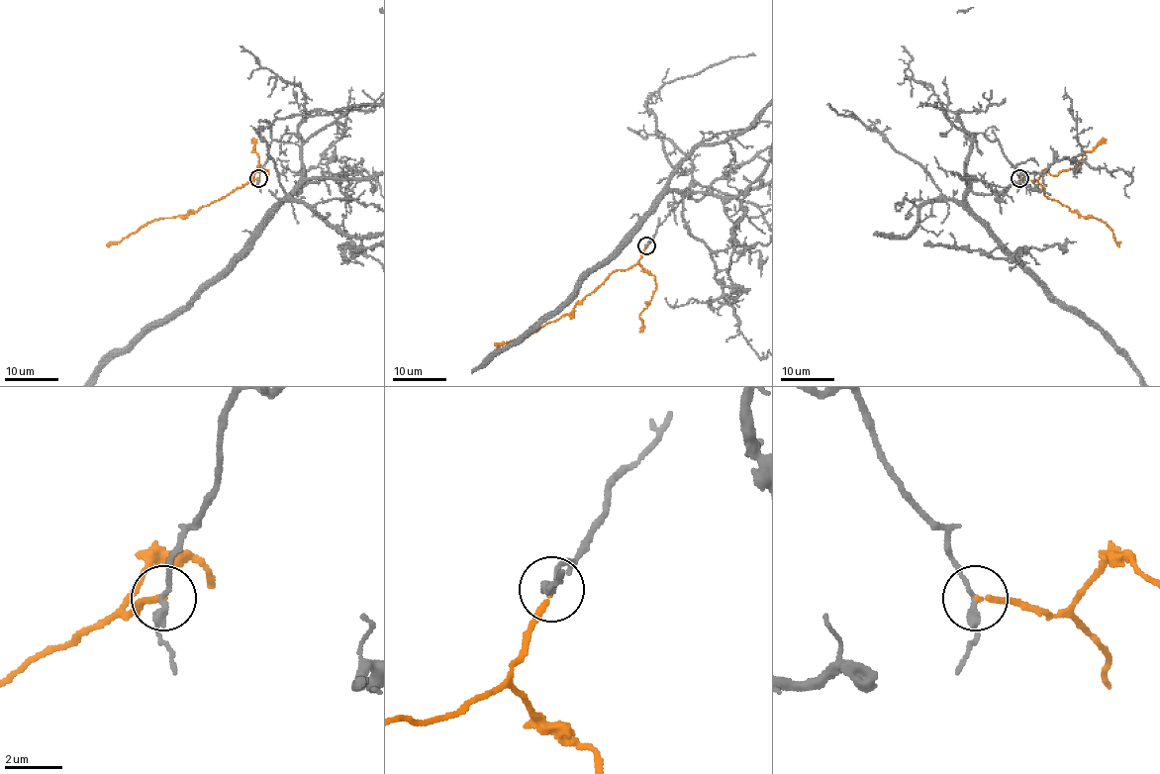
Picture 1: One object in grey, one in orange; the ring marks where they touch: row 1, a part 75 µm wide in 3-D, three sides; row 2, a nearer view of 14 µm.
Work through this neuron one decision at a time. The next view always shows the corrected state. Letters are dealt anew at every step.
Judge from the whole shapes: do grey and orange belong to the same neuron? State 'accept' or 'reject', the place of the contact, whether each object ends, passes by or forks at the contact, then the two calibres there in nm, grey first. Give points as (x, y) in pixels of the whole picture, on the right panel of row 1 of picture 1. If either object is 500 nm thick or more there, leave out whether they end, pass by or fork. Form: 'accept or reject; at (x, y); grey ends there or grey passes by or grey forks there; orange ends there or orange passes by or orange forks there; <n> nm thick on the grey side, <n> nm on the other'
reject; at (1019, 178); grey passes by; orange ends there; 240 nm thick on the grey side, 170 nm on the other

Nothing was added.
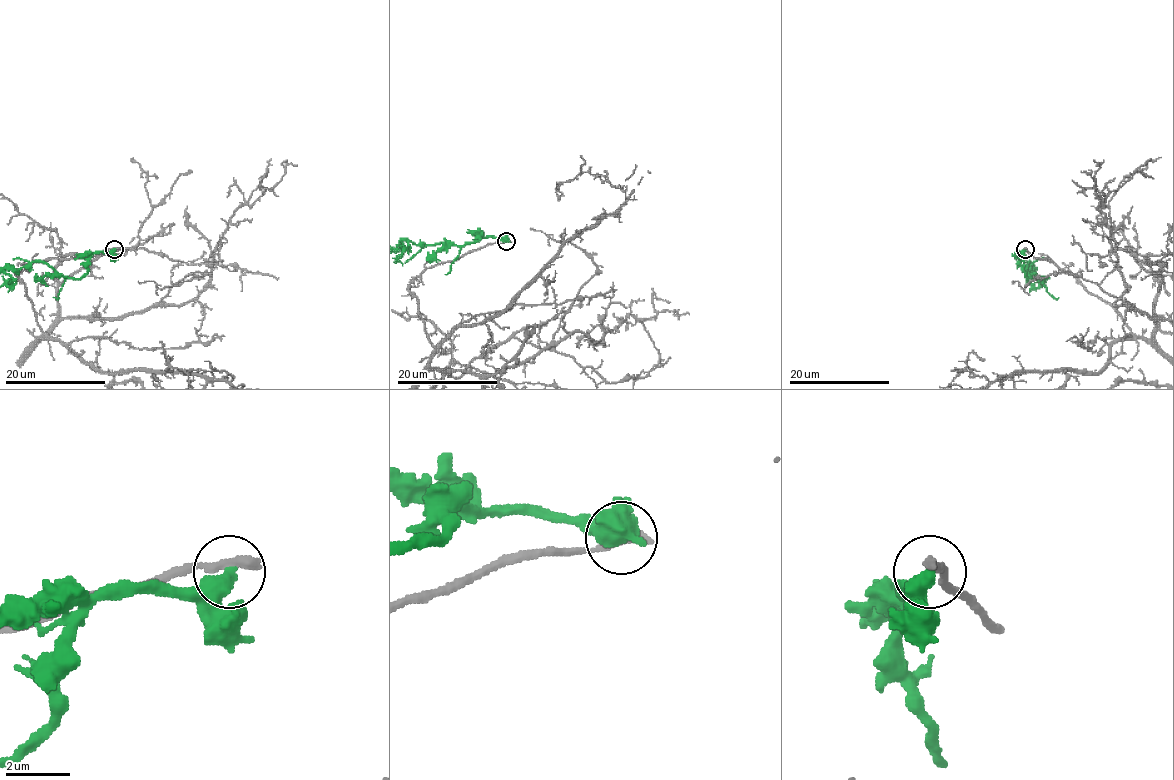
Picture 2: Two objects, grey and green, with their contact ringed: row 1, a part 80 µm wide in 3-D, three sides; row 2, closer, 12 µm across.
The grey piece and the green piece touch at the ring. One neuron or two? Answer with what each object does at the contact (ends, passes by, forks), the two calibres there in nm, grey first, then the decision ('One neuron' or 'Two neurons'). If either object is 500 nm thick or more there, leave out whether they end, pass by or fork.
Thickness 360 nm (grey) against 550 nm. Two neurons

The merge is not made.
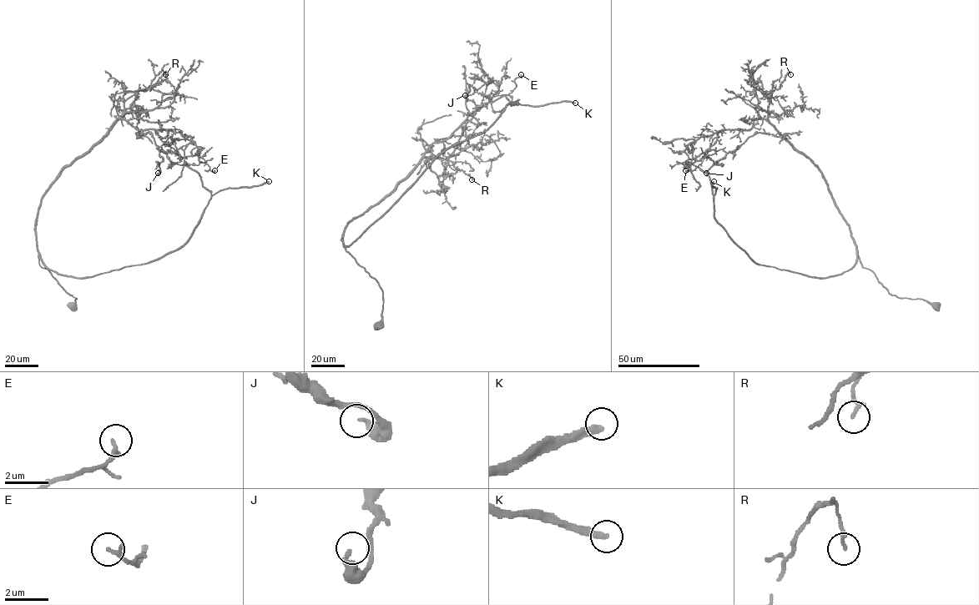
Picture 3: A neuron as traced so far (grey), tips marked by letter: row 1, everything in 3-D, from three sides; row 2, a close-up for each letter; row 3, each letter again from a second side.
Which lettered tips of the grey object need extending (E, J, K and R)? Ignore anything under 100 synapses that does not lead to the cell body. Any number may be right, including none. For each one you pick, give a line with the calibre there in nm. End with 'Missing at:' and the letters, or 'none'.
K: calibre 320 nm
Missing at: K

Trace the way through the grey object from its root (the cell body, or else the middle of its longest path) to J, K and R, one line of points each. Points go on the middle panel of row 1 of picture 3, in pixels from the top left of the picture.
J: (380, 323), (382, 290), (345, 247), (439, 155), (517, 103), (503, 95), (472, 115), (466, 83), (465, 95)
K: (380, 323), (382, 290), (345, 247), (378, 219), (436, 158), (449, 148), (484, 132), (508, 103), (575, 103)
R: (380, 323), (382, 290), (345, 250), (345, 227), (385, 199), (424, 158), (434, 155), (450, 160), (471, 179)

